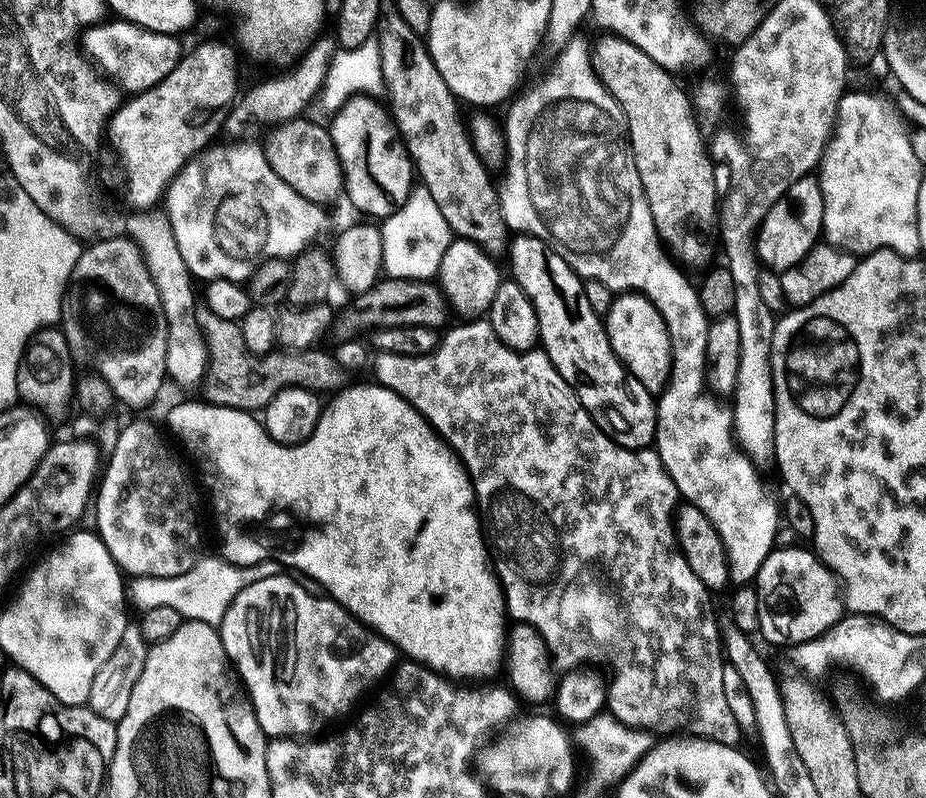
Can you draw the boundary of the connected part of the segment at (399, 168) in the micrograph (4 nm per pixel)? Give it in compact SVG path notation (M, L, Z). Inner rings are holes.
M357 94L343 101L330 123L330 131L343 172L346 198L348 196L358 211L368 215L365 217L387 218L395 214L399 205L408 201L408 193L414 187L414 165L403 140L398 138L389 109L370 97Z

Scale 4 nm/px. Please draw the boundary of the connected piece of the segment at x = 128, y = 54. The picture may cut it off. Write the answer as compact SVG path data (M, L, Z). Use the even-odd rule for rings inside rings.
M116 18L108 21L108 28L90 32L86 46L94 56L98 56L98 60L104 60L108 70L114 72L125 93L135 94L160 84L174 70L182 55L177 40L173 33L150 31L128 20Z

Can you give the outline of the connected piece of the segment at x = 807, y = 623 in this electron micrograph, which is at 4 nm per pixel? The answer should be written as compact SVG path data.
M777 547L762 562L754 585L757 592L759 635L768 644L789 646L817 639L842 619L846 605L842 588L815 551Z

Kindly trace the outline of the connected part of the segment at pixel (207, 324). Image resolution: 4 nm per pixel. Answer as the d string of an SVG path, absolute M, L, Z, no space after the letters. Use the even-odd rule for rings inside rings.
M207 306L197 311L196 317L208 342L208 367L202 381L203 399L207 403L255 413L287 388L307 388L309 392L317 394L332 394L336 392L332 384L337 384L340 389L345 387L346 373L336 372L339 363L331 351L273 350L260 355L248 349L237 321L224 321Z

